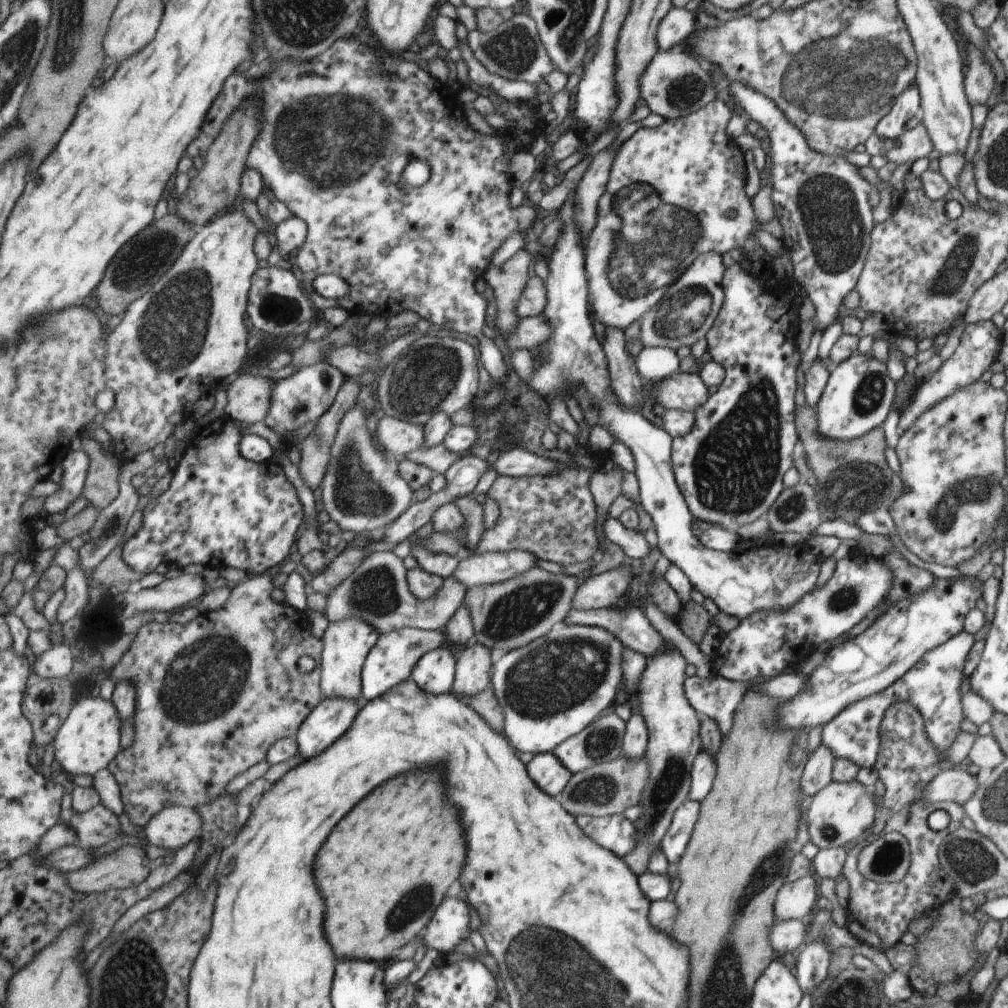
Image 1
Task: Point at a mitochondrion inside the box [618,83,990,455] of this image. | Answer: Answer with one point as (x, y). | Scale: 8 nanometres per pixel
(832, 221)

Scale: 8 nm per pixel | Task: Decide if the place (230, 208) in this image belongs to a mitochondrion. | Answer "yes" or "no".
no

